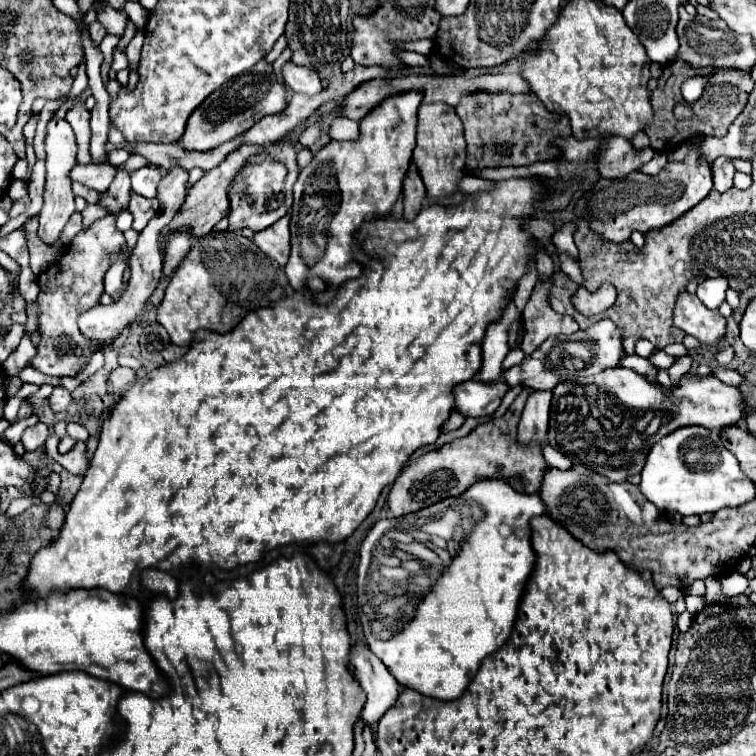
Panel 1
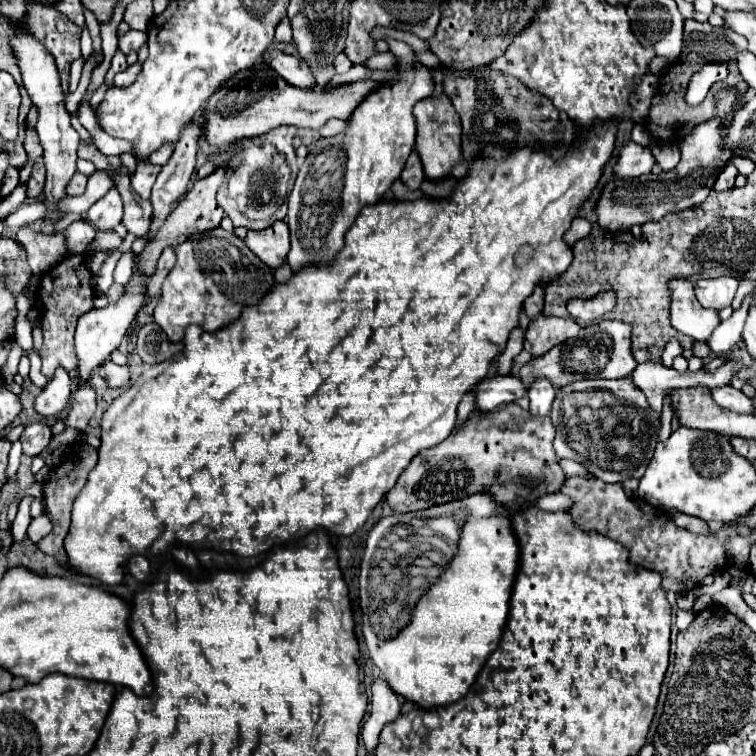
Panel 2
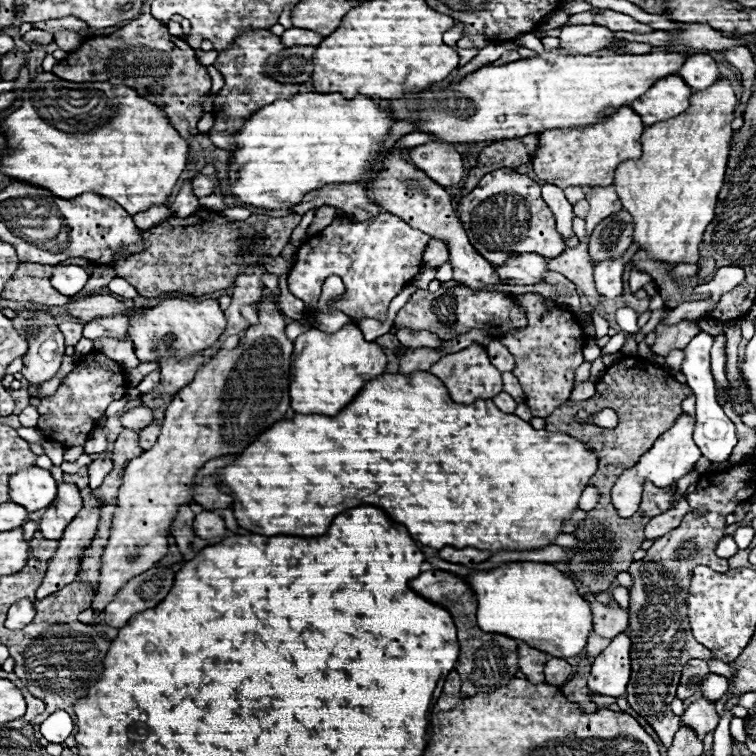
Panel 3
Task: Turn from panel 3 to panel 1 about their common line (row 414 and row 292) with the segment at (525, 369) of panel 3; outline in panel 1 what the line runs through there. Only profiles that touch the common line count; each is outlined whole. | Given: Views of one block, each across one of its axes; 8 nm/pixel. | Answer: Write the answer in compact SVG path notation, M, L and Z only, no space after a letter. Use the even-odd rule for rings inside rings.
M546 280L542 284L536 284L524 314L522 314L522 324L524 324L524 340L520 344L520 348L526 354L532 354L548 336L556 336L556 334L574 334L578 330L578 324L570 318L570 316L562 316L556 314L550 308L548 302L548 294L552 280Z

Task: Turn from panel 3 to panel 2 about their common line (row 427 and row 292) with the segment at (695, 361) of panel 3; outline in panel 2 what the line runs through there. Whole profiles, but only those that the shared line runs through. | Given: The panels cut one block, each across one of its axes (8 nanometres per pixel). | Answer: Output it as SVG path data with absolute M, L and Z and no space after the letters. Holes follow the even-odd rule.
M720 276L714 280L700 280L696 284L696 298L704 308L720 310L724 306L730 306L734 292L738 288L738 280L730 276Z

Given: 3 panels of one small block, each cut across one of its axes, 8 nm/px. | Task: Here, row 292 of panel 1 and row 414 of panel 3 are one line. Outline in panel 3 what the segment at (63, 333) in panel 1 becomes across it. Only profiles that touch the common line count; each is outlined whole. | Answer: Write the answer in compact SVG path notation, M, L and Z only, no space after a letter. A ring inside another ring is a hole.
M90 352L78 360L76 368L64 378L64 382L52 396L40 398L38 428L46 438L62 442L66 448L84 446L84 442L92 434L96 418L104 414L110 402L120 400L124 394L126 394L126 382L122 366L106 358L102 352Z

